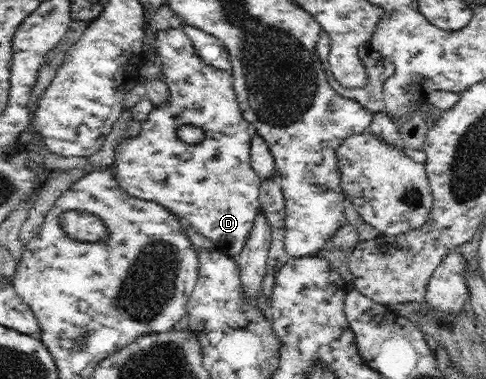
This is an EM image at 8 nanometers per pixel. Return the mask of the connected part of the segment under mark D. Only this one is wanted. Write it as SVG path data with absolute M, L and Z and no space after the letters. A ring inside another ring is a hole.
M182 26L158 30L155 37L156 54L162 62L163 81L169 87L168 101L154 107L146 121L141 122L138 135L123 139L114 149L115 181L129 196L154 201L168 208L193 226L195 231L211 239L221 252L237 259L259 211L258 197L262 182L251 166L250 124L243 119L242 109L236 99L232 72L204 64ZM180 127L201 127L205 133L202 143L194 145L182 142L176 134L176 129Z

